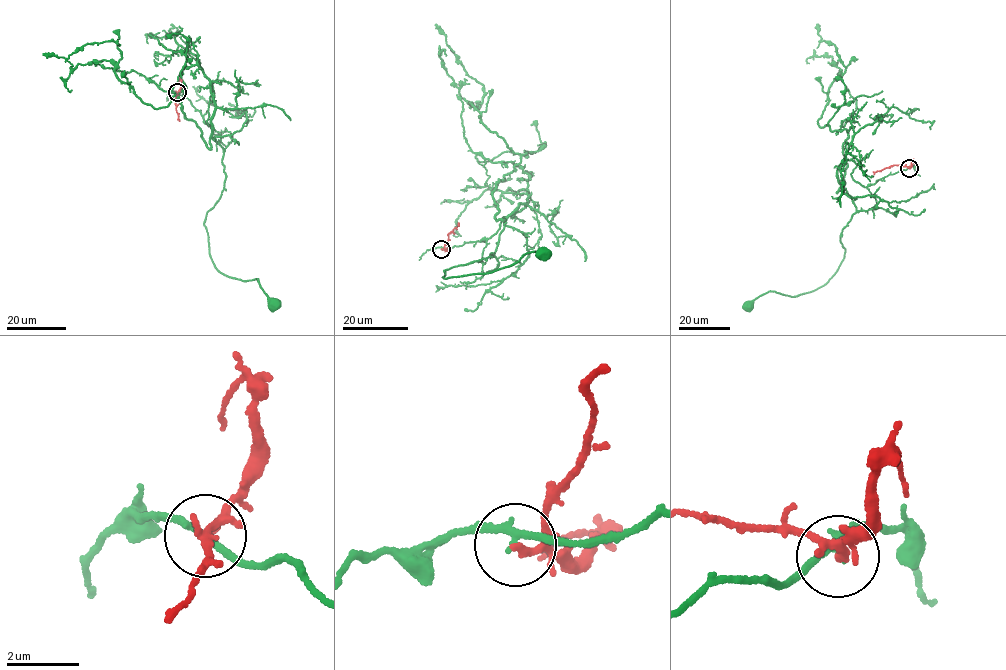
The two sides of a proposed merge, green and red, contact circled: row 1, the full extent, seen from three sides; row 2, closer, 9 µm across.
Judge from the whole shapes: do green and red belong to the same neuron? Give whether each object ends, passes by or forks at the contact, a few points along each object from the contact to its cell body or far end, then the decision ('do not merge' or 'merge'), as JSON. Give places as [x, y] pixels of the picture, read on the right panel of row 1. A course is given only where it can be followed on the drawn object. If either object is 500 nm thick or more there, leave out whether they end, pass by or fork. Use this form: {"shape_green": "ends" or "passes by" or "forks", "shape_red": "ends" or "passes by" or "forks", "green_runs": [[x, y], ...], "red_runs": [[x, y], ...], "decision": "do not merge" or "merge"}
{"shape_green": "passes by", "shape_red": "passes by", "green_runs": [[909, 168], [865, 187], [851, 174], [857, 164], [841, 162], [856, 212], [837, 271], [809, 292], [748, 304]], "red_runs": [[909, 168], [892, 165], [874, 174]], "decision": "do not merge"}

